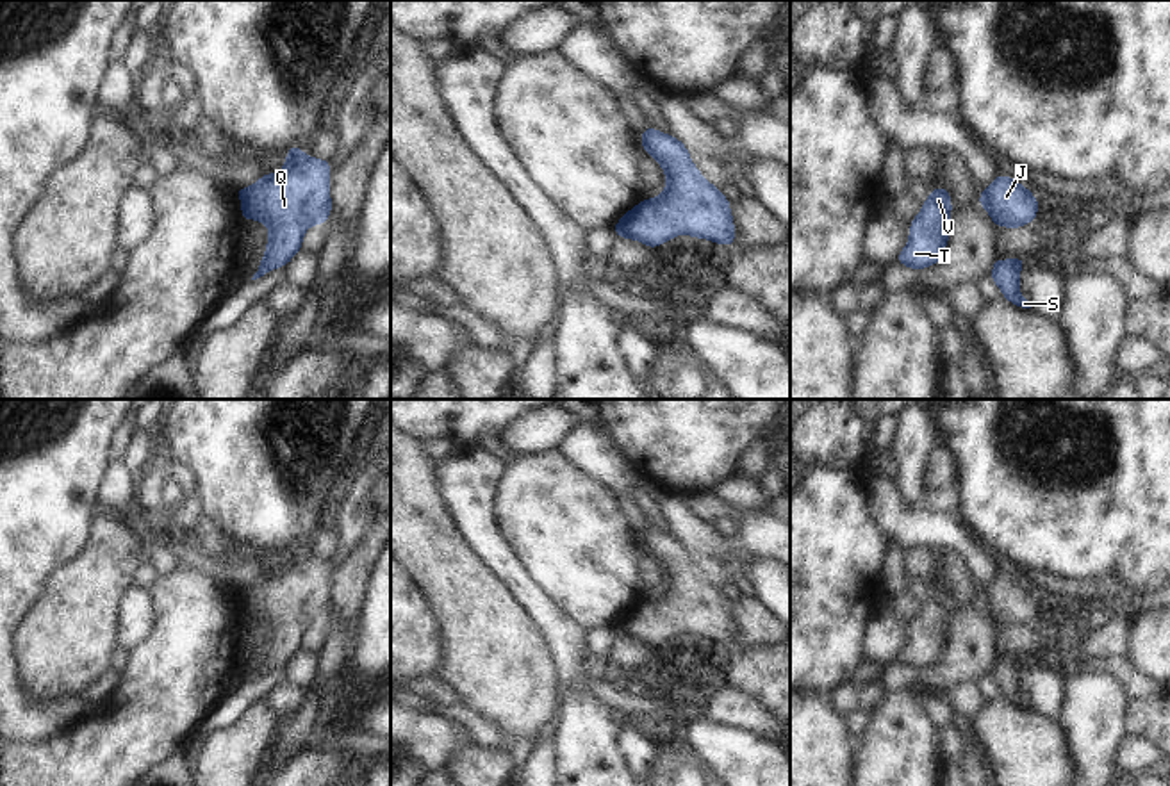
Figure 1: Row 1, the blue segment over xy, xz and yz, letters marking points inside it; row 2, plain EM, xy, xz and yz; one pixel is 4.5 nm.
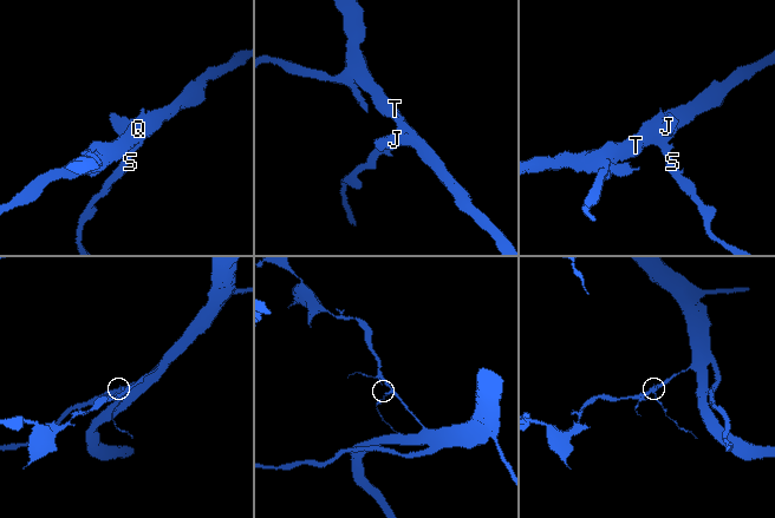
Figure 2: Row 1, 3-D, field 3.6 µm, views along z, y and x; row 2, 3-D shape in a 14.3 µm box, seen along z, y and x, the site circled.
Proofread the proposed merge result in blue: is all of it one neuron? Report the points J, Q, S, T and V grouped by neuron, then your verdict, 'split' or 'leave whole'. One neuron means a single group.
groups J Q S T V; leave whole

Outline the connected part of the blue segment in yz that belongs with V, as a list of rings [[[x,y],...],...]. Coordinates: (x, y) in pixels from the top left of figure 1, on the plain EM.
[[[933,588],[922,611],[911,620],[910,642],[897,656],[902,665],[922,668],[938,661],[949,640],[951,608],[947,588]]]

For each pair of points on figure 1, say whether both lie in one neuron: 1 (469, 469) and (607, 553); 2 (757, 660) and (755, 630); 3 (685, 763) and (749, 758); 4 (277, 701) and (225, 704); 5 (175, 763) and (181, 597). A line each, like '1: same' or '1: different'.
1: different
2: different
3: different
4: different
5: different

